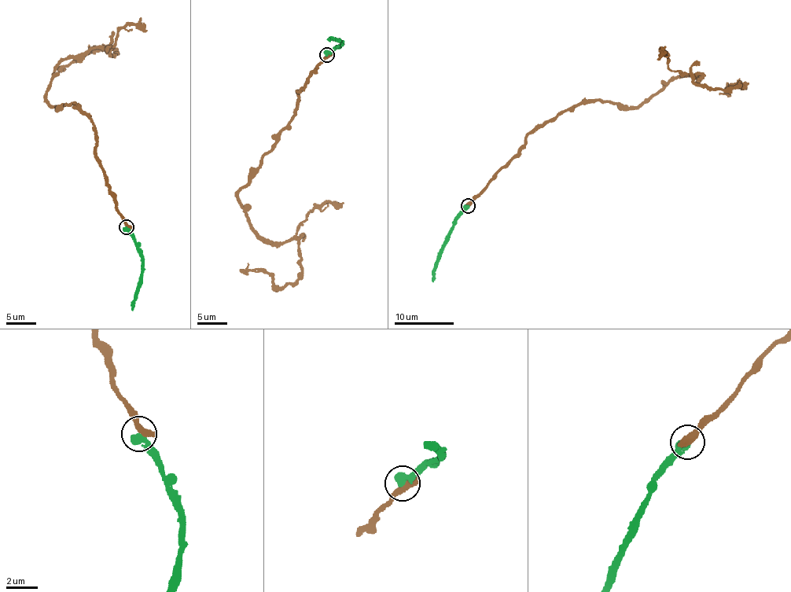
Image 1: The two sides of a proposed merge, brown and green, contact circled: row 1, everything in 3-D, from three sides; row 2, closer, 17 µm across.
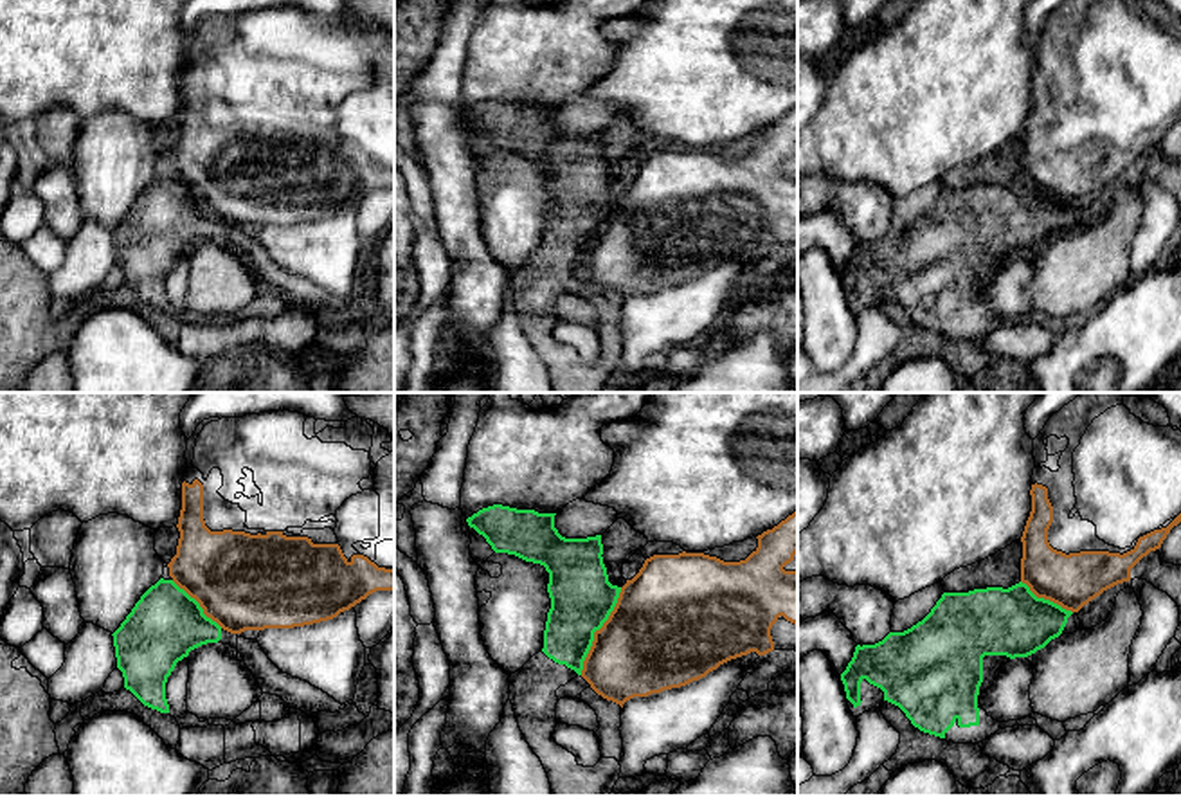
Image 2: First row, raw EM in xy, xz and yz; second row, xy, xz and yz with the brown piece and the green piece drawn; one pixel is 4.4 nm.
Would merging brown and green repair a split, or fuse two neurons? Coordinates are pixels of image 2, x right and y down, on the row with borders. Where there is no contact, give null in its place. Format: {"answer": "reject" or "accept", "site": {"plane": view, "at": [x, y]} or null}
{"answer": "reject", "site": {"plane": "xz", "at": [596, 631]}}

